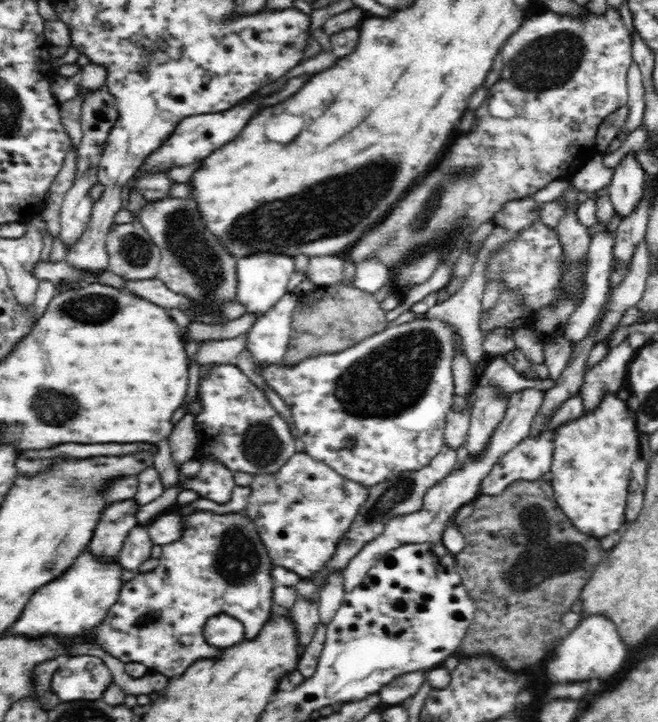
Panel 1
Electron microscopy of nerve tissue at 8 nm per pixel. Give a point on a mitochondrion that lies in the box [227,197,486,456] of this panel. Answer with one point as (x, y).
(392, 378)

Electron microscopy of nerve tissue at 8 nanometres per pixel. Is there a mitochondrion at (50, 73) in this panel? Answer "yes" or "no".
no

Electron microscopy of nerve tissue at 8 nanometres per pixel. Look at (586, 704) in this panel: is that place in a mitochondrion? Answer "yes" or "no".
no

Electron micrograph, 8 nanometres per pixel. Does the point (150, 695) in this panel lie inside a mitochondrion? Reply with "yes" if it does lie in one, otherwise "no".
no

